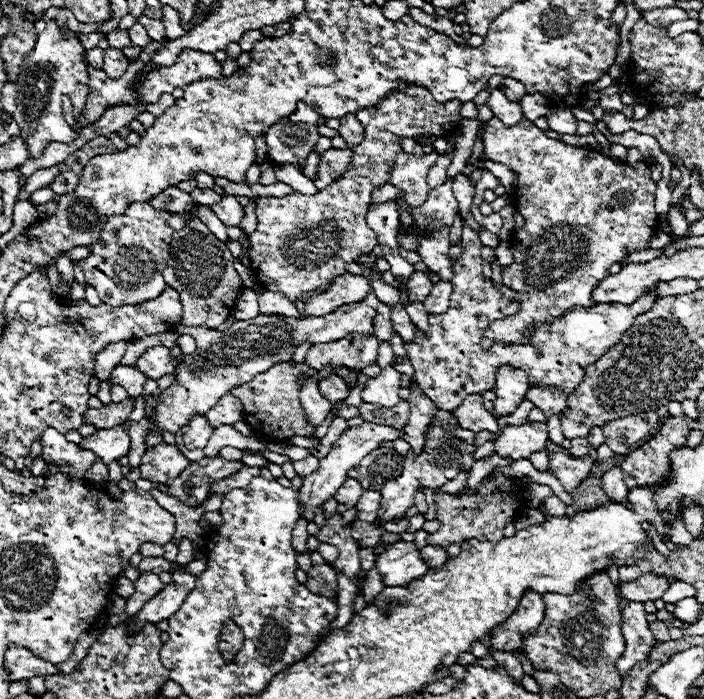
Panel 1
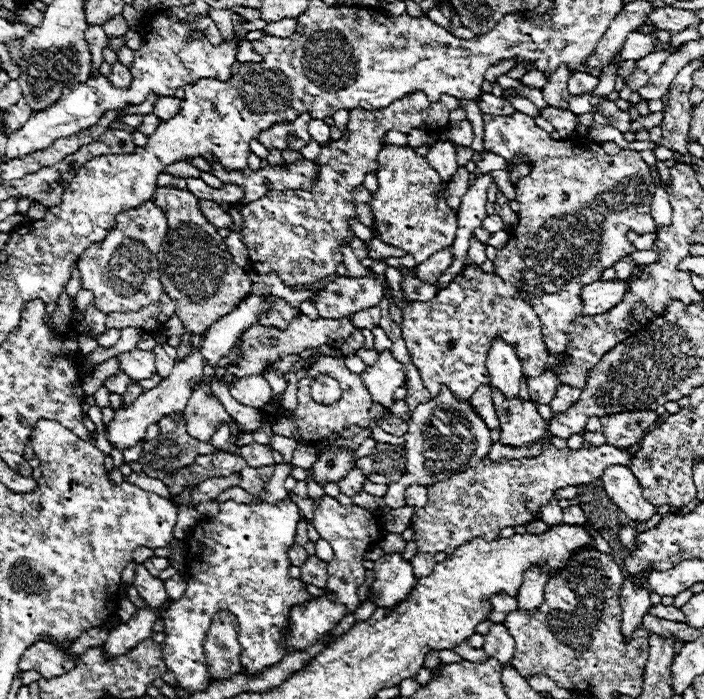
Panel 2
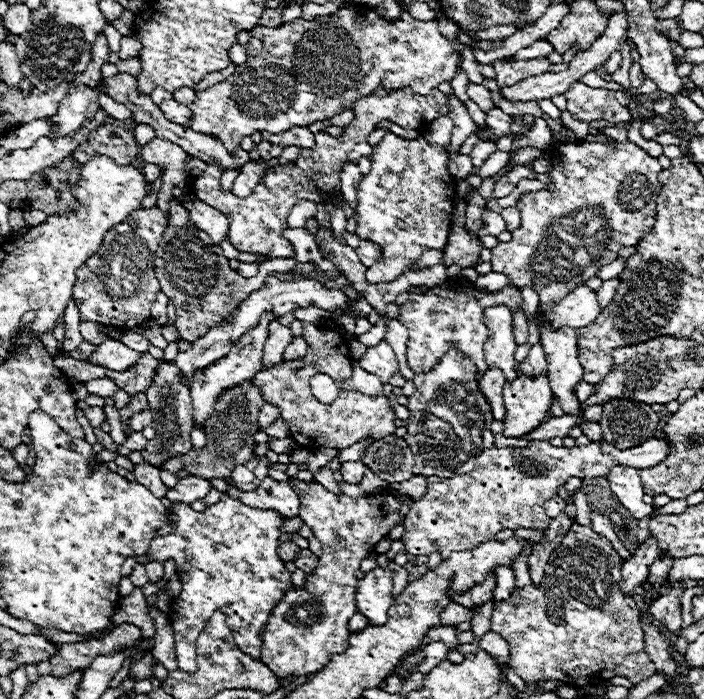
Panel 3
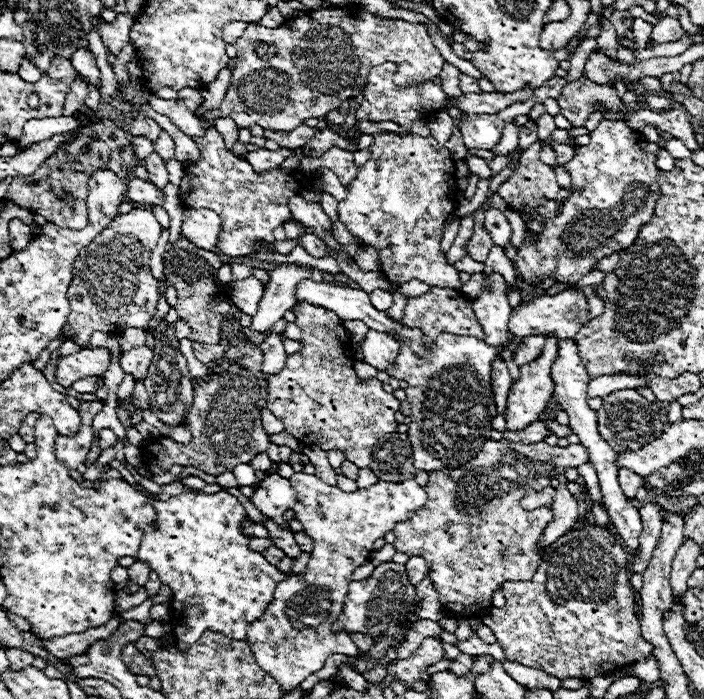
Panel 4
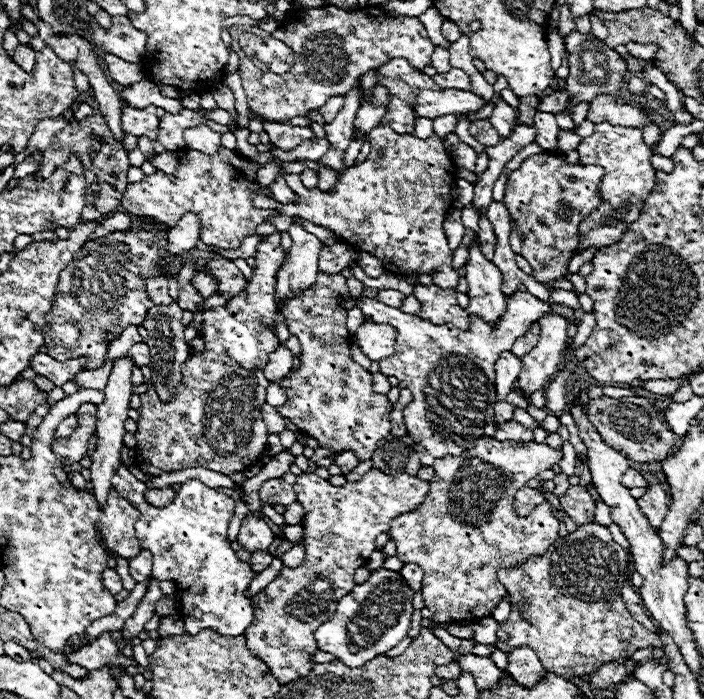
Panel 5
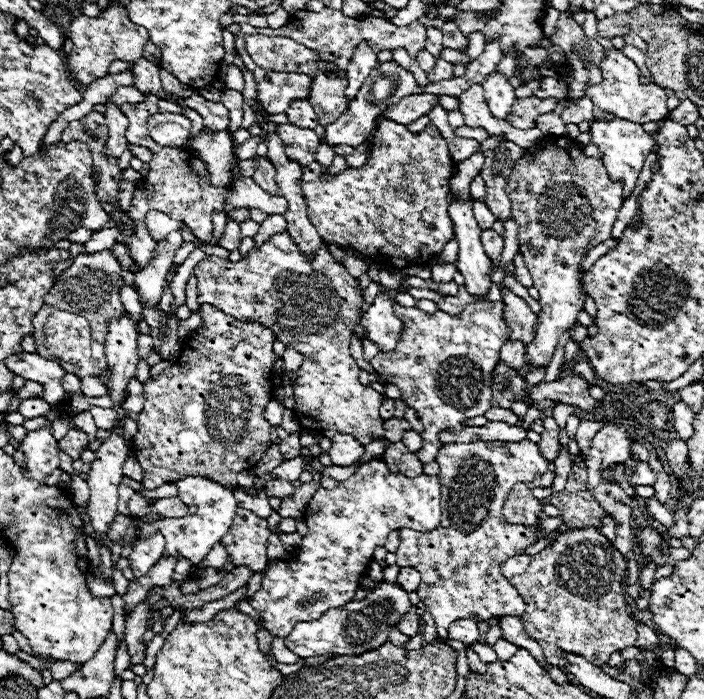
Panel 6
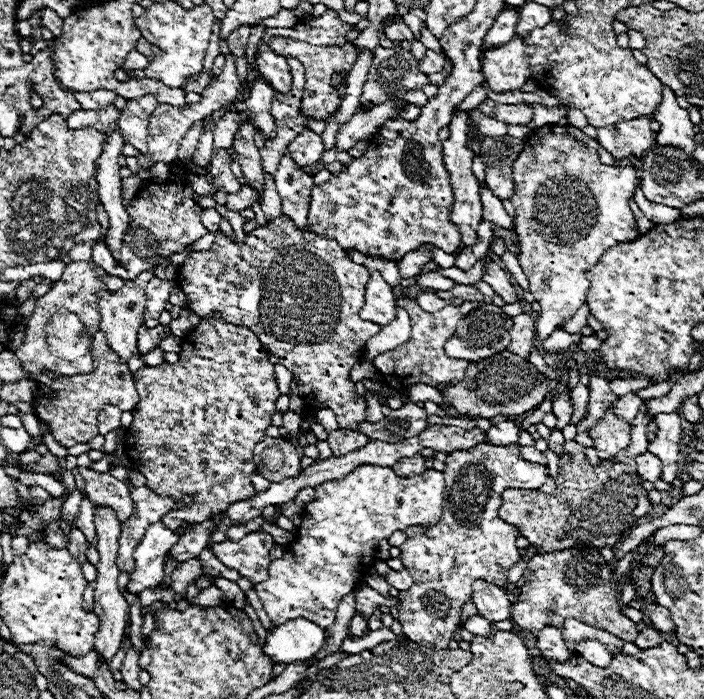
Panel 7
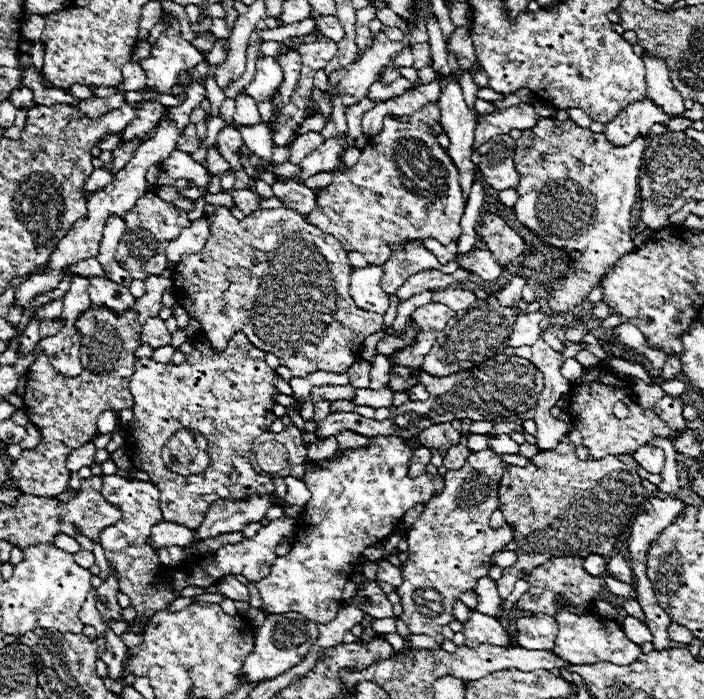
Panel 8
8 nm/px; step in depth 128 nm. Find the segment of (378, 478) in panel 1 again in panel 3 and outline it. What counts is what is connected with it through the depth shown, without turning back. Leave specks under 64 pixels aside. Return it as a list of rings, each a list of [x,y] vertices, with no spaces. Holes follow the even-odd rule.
[[[386,436],[376,440],[364,456],[364,464],[386,482],[406,482],[412,474],[412,452],[408,444],[398,436]]]

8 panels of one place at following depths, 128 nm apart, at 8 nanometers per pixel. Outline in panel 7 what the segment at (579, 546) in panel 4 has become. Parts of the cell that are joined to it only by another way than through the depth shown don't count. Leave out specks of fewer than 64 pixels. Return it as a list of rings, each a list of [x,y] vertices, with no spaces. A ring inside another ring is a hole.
[[[558,550],[550,554],[536,554],[530,558],[524,572],[526,584],[520,588],[520,598],[510,606],[510,614],[516,626],[530,630],[532,634],[542,630],[546,624],[562,628],[564,618],[576,618],[586,624],[598,626],[614,636],[634,642],[638,632],[630,618],[620,612],[616,588],[614,588],[614,570],[608,566],[598,550]],[[586,640],[586,642],[580,642],[580,644],[576,646],[576,650],[580,652],[580,656],[582,656],[584,660],[588,660],[590,664],[596,664],[596,666],[600,666],[600,668],[608,666],[610,660],[612,660],[610,652],[608,652],[598,640]]]

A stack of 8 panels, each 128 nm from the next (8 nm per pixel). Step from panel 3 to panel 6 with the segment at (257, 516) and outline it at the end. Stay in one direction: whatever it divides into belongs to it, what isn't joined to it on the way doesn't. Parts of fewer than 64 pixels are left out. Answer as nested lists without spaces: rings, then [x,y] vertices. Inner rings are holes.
[[[190,476],[178,482],[178,496],[182,498],[184,504],[196,506],[196,512],[186,516],[186,518],[164,518],[156,520],[152,524],[146,524],[142,528],[142,536],[148,536],[152,532],[160,532],[166,538],[166,550],[164,556],[182,556],[188,558],[192,564],[198,564],[214,544],[220,542],[220,538],[228,532],[232,518],[236,514],[236,500],[230,490],[224,486],[210,482],[202,476]]]

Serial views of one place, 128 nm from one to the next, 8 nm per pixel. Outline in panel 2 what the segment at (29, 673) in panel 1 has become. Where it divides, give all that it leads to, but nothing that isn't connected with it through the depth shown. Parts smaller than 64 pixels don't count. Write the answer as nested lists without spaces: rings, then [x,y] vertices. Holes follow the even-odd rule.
[[[36,642],[20,658],[20,672],[38,670],[44,678],[54,678],[70,672],[76,666],[76,662],[78,656],[70,658],[68,652],[62,652],[50,642]]]

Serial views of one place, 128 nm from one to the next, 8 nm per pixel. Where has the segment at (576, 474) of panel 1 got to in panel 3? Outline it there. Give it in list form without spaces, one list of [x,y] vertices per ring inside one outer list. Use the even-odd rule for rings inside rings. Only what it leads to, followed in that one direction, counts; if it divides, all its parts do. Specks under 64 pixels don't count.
[[[650,438],[648,442],[618,450],[608,442],[574,446],[574,448],[556,448],[550,442],[532,440],[526,448],[486,448],[476,458],[476,468],[468,474],[458,474],[454,478],[428,478],[428,492],[412,504],[404,520],[404,552],[418,556],[430,556],[430,552],[450,558],[456,550],[472,550],[484,542],[494,540],[494,536],[504,530],[532,528],[546,530],[551,518],[544,512],[544,502],[558,492],[558,486],[566,484],[570,476],[594,478],[606,476],[612,466],[628,464],[636,470],[652,468],[660,464],[670,452],[666,438]]]

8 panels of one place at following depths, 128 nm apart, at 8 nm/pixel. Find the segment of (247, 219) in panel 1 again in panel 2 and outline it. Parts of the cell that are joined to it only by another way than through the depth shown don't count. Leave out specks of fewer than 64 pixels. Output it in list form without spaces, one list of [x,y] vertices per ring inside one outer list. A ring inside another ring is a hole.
[[[208,160],[212,166],[212,174],[220,178],[224,184],[238,184],[244,188],[242,202],[254,202],[264,196],[268,190],[280,188],[310,188],[312,178],[316,176],[316,164],[312,160],[298,160],[294,164],[282,166],[266,166],[258,168],[256,172],[244,168],[244,172],[228,172],[222,164]]]

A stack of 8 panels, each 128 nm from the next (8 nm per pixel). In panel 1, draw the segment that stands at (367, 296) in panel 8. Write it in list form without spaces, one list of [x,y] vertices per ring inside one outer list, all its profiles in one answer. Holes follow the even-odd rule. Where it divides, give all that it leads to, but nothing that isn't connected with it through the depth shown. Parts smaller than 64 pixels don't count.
[[[394,366],[382,368],[382,372],[374,378],[368,378],[362,390],[362,402],[378,404],[378,406],[396,406],[400,402],[400,372]]]

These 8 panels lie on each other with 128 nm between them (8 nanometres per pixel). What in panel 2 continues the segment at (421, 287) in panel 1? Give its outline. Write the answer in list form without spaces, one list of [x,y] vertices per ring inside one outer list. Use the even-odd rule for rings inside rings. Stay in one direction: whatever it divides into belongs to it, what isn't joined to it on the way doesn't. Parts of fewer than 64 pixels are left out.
[[[448,246],[444,252],[436,252],[434,256],[430,256],[426,262],[422,262],[418,266],[418,278],[422,282],[430,282],[430,284],[436,284],[436,280],[450,268],[454,260],[454,254],[452,254],[452,246]]]

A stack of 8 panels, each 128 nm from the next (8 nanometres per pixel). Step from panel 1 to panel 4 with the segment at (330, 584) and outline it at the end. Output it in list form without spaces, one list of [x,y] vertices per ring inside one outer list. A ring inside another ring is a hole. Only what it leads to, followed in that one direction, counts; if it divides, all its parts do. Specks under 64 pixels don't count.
[[[266,520],[266,522],[262,522],[262,526],[268,530],[268,536],[274,540],[274,544],[276,544],[280,550],[284,550],[286,556],[296,558],[296,556],[302,554],[302,550],[298,548],[298,544],[296,544],[296,540],[294,540],[294,536],[292,536],[290,530],[284,530],[284,528],[278,526],[274,520]]]

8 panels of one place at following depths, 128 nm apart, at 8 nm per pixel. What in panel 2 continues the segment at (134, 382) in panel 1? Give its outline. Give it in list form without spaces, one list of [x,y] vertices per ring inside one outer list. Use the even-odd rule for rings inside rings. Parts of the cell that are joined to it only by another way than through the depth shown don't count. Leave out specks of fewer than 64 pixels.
[[[118,372],[118,374],[114,374],[114,376],[110,376],[108,380],[104,380],[104,386],[108,388],[108,392],[112,394],[124,394],[126,392],[126,388],[128,388],[128,384],[132,384],[134,380],[132,378],[128,378],[128,376],[124,376],[122,372]]]

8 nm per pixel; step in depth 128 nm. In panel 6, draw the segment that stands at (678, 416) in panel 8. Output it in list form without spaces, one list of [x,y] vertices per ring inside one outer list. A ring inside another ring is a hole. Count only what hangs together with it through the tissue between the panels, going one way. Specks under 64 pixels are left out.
[[[650,450],[648,464],[652,466],[652,470],[656,472],[656,478],[658,478],[656,484],[654,484],[654,488],[656,488],[656,494],[654,494],[654,496],[664,504],[664,502],[670,498],[670,492],[672,492],[672,478],[670,478],[670,474],[664,470],[664,466],[662,466],[656,450]]]

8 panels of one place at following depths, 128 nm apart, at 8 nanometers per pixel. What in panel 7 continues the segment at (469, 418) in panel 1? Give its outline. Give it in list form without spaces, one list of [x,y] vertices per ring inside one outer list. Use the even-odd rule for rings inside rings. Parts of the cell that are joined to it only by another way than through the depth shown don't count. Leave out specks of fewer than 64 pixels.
[[[528,314],[516,316],[514,326],[510,328],[510,338],[512,342],[506,350],[520,358],[528,358],[532,350],[532,342],[536,340],[536,322]]]

